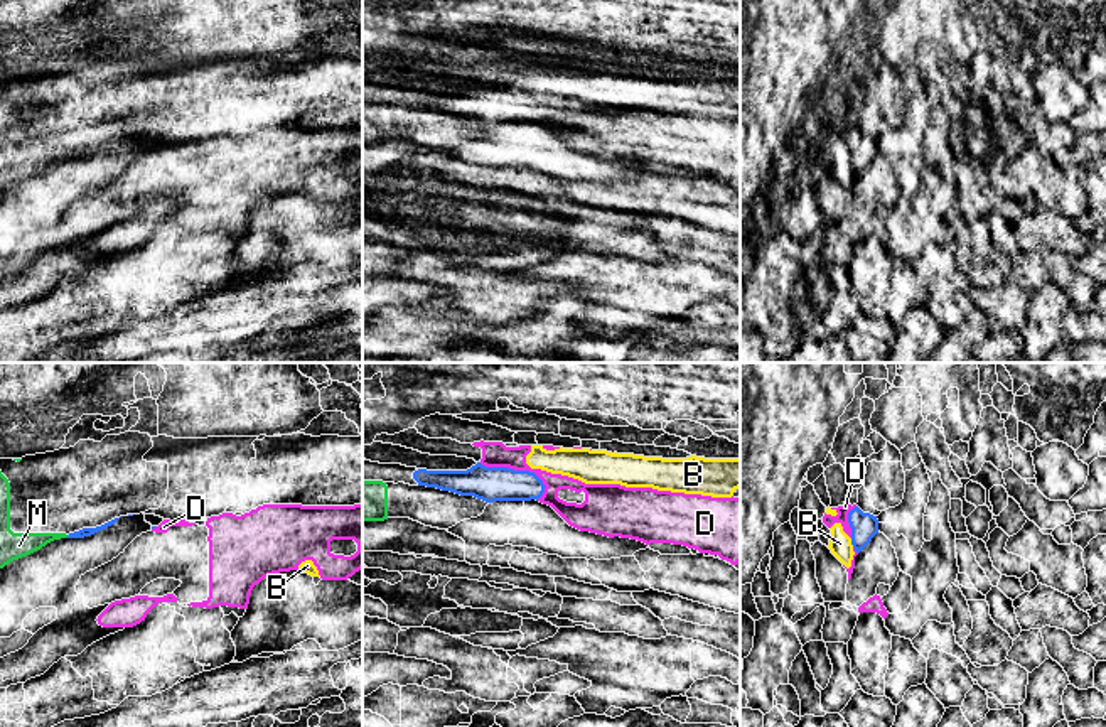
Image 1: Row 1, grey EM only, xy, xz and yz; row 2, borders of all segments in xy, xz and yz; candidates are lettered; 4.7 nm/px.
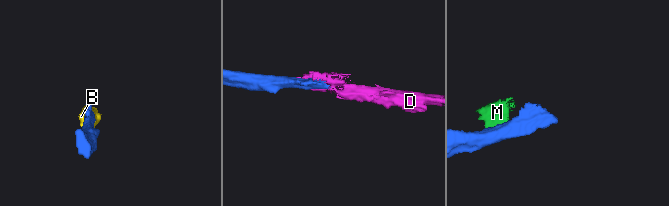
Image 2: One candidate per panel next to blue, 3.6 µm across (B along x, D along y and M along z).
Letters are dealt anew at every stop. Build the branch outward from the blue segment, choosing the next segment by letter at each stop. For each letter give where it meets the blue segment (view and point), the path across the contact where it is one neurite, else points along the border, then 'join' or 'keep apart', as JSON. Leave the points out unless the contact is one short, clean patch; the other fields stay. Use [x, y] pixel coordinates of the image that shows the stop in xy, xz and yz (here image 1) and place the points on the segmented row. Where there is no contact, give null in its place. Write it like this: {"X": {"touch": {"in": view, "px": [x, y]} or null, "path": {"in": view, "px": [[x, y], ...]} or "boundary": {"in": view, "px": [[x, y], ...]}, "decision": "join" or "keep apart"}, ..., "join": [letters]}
{"B": {"touch": {"in": "yz", "px": [852, 543]}, "path": {"in": "yz", "px": [[864, 527], [852, 543], [840, 543]]}, "decision": "join"}, "D": {"touch": {"in": "xz", "px": [516, 471]}, "decision": "keep apart"}, "M": {"touch": {"in": "xy", "px": [66, 537]}, "decision": "keep apart"}, "join": ["B"]}

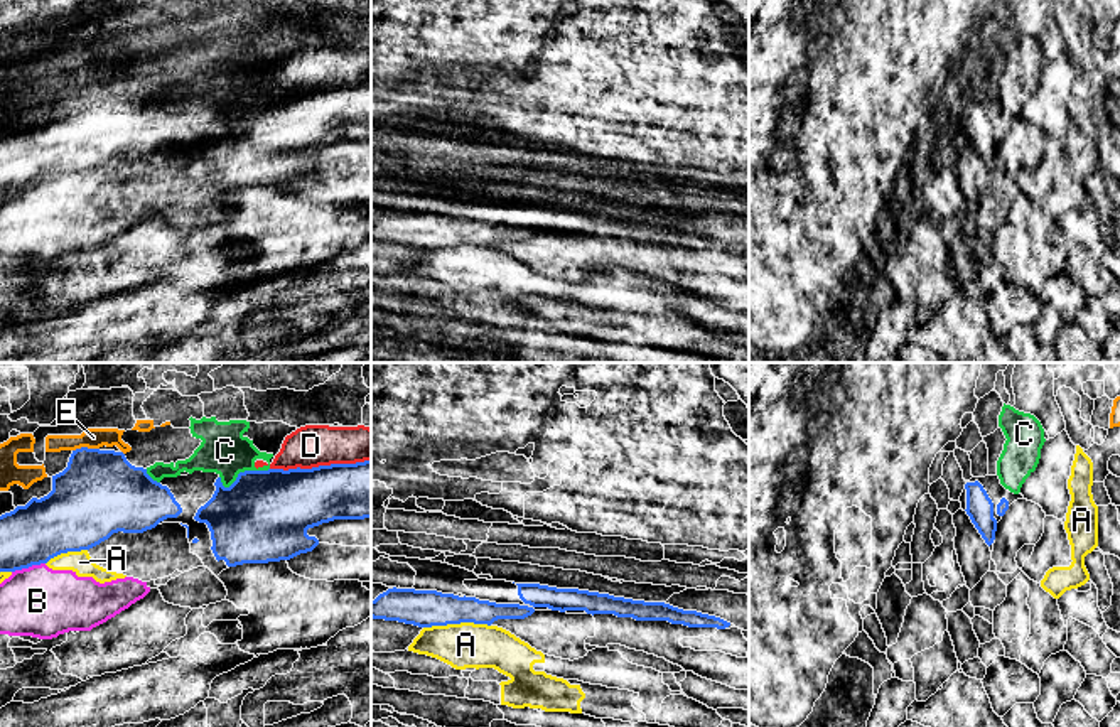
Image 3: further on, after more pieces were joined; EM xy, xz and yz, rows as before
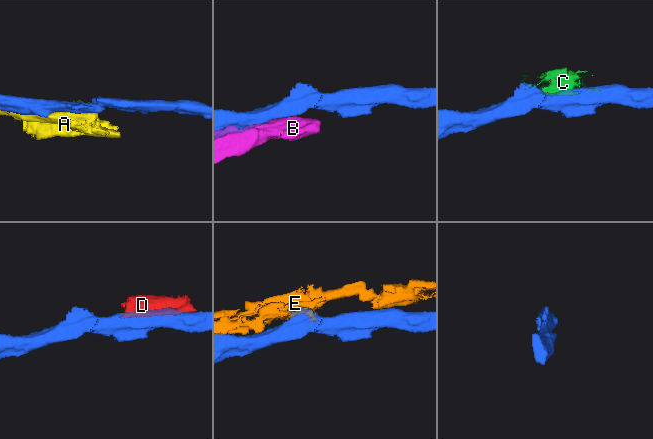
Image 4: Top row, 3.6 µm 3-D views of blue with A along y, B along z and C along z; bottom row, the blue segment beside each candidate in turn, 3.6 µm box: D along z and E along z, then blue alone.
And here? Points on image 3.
{"A": {"touch": {"in": "xz", "px": [456, 623]}, "decision": "keep apart"}, "B": {"touch": {"in": "xy", "px": [27, 567]}, "decision": "keep apart"}, "C": {"touch": {"in": "xy", "px": [245, 471]}, "boundary": {"in": "xy", "px": [[269, 468], [243, 471], [228, 486], [220, 481]]}, "decision": "keep apart"}, "D": {"touch": {"in": "xy", "px": [319, 466]}, "decision": "keep apart"}, "E": {"touch": {"in": "xy", "px": [85, 447]}, "decision": "keep apart"}, "join": []}

